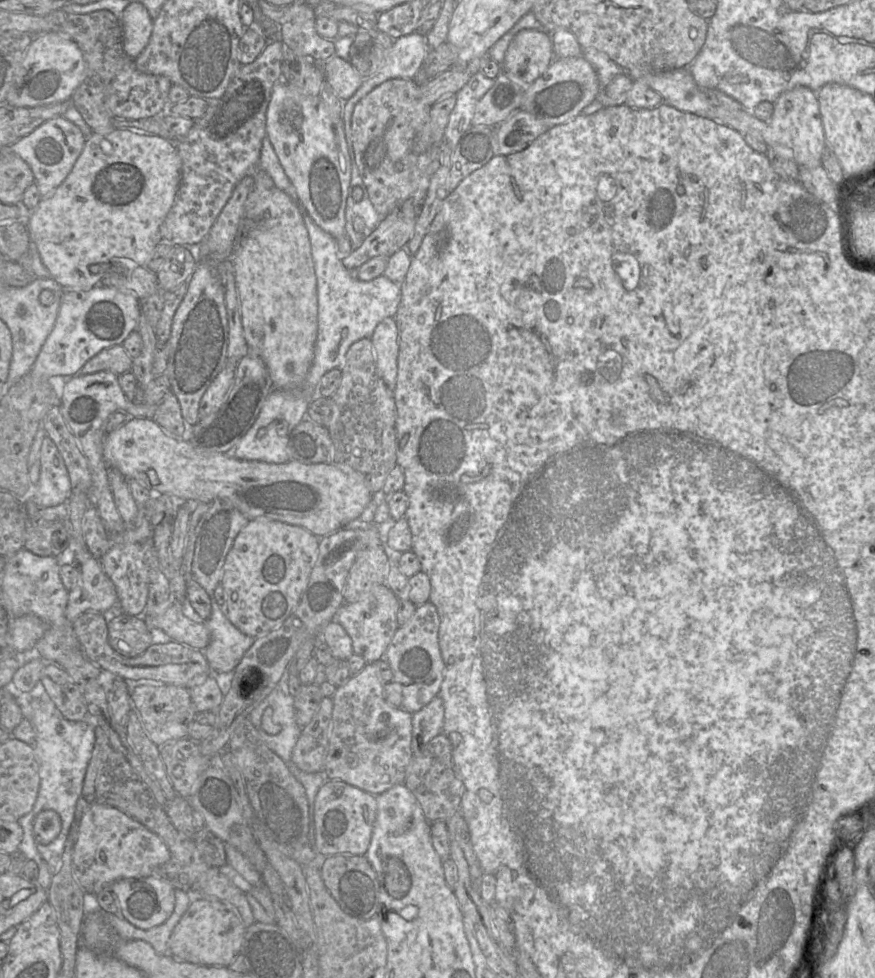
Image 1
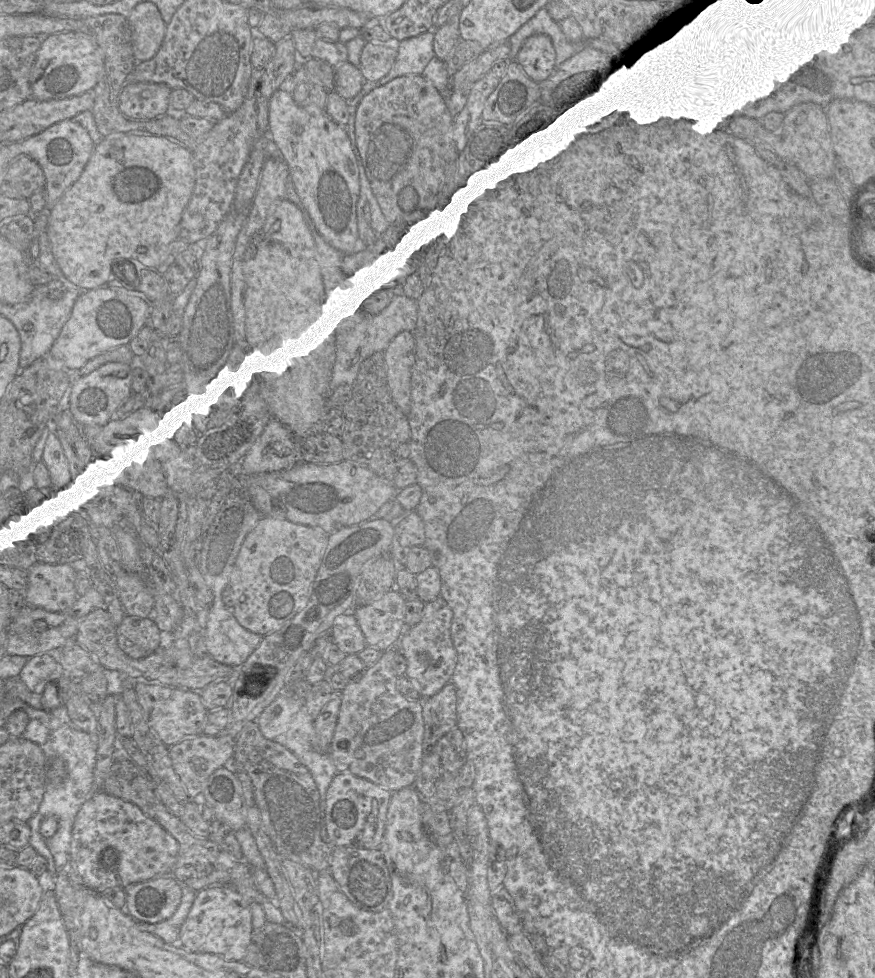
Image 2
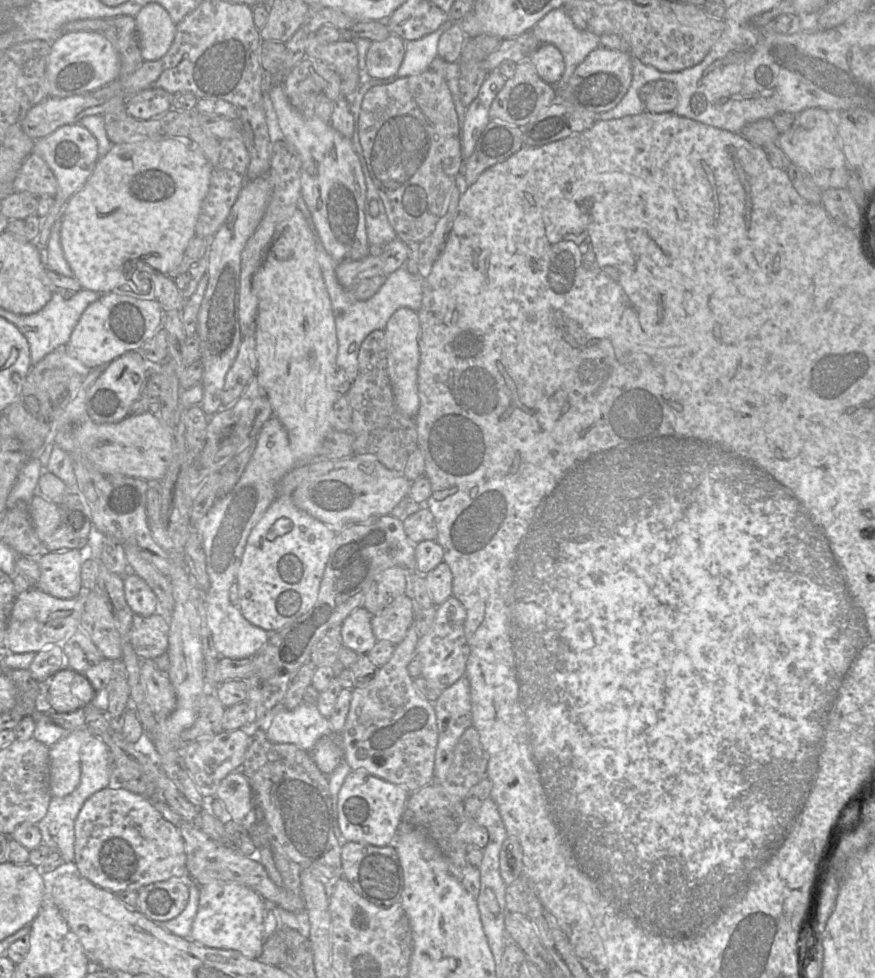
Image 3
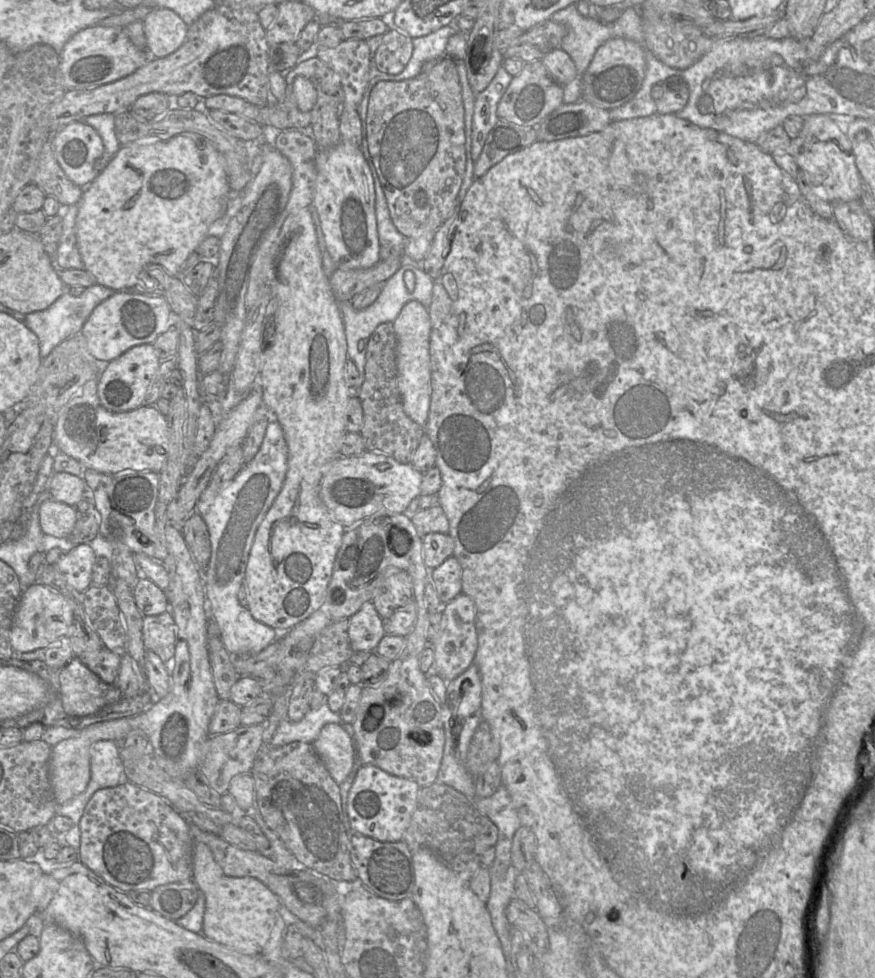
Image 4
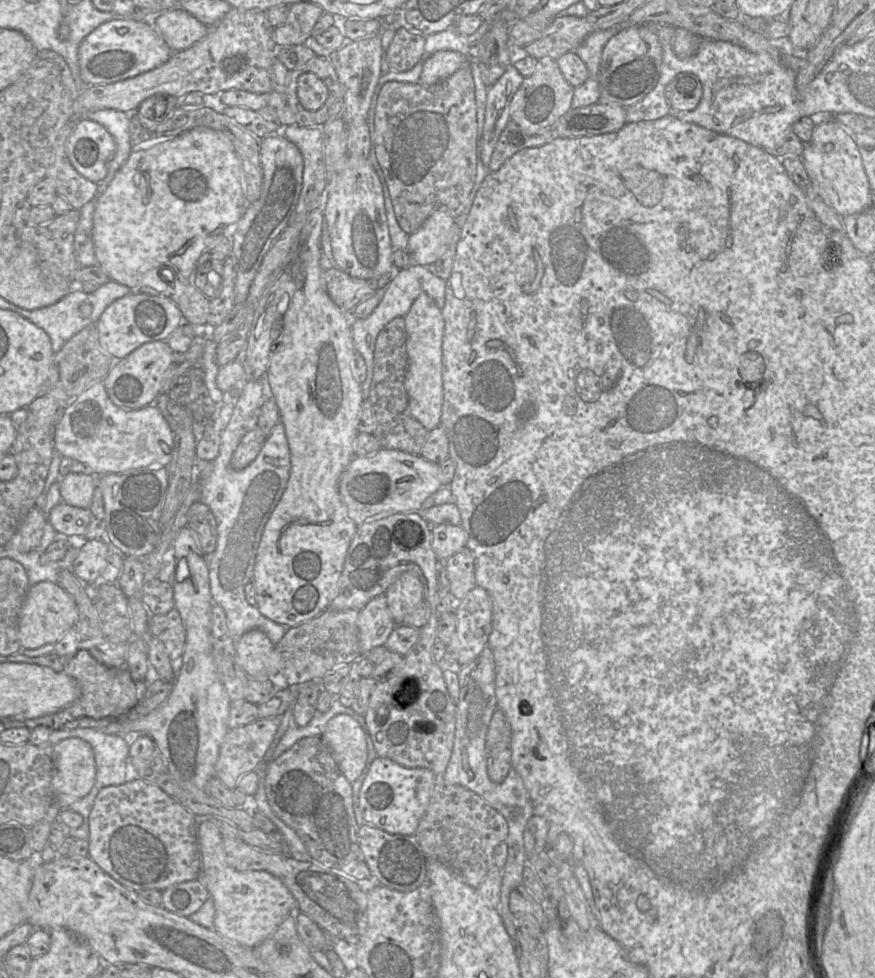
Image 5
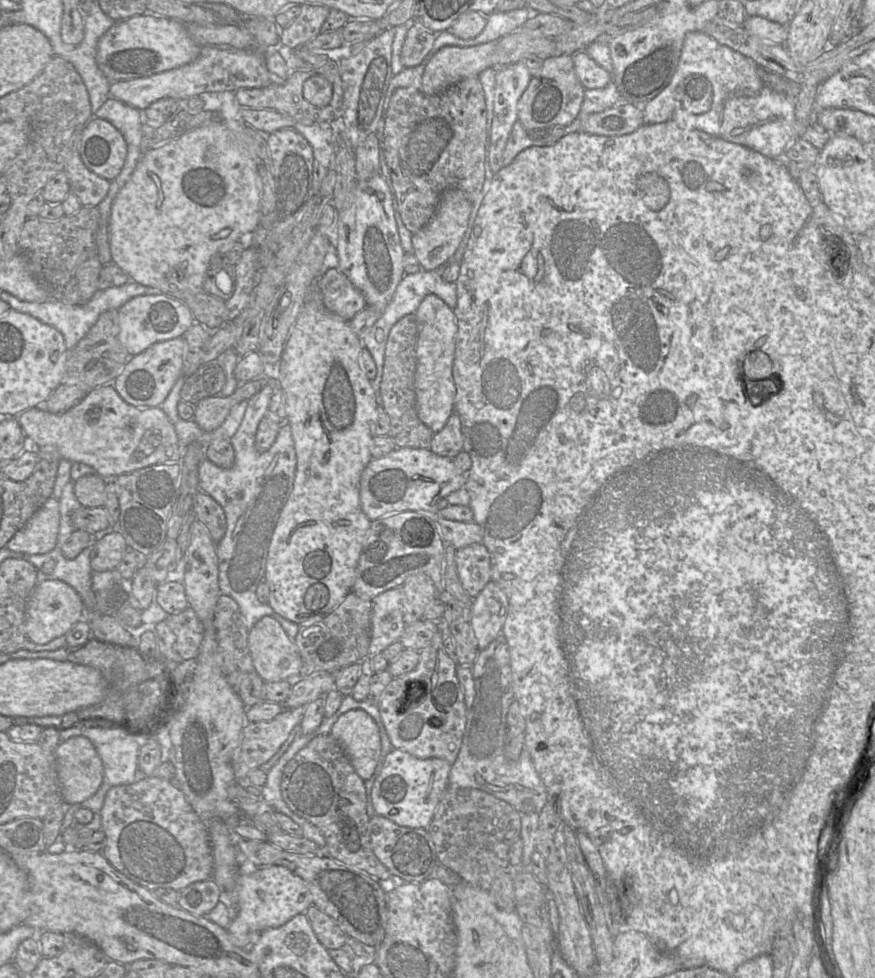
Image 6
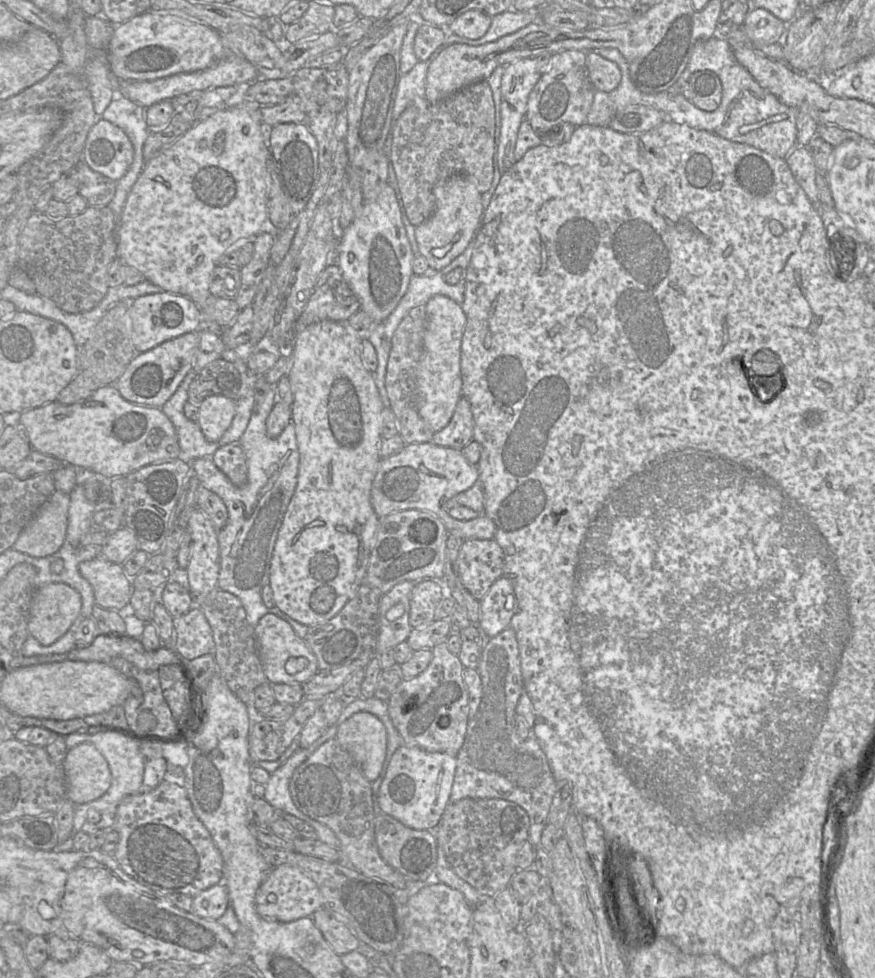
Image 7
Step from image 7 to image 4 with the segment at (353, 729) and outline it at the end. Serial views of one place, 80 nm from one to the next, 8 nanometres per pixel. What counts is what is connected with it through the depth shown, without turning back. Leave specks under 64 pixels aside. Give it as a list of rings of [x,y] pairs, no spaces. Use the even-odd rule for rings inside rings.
[[[343,724],[325,725],[313,746],[332,778],[343,783],[358,762],[352,735]]]

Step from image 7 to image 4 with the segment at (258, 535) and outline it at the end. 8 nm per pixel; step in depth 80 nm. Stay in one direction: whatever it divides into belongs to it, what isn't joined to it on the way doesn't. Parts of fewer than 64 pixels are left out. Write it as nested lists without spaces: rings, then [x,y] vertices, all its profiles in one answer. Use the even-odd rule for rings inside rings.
[[[273,418],[254,458],[223,488],[209,486],[205,489],[196,505],[196,511],[207,525],[211,543],[211,556],[204,572],[206,600],[218,624],[221,642],[234,657],[259,653],[281,634],[255,620],[249,610],[239,603],[237,594],[244,582],[257,528],[280,493],[287,470],[286,439],[280,423]]]

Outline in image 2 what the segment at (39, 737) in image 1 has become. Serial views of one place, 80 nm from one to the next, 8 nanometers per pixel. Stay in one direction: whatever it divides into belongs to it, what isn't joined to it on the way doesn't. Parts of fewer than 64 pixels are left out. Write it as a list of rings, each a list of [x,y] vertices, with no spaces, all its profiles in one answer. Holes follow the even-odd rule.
[[[63,705],[50,710],[50,712],[52,715],[43,723],[48,726],[51,733],[48,741],[42,747],[46,751],[48,759],[52,756],[58,756],[64,759],[67,764],[67,778],[60,784],[49,784],[47,781],[47,786],[39,809],[26,823],[31,830],[29,845],[36,850],[38,855],[47,860],[47,872],[57,873],[58,871],[55,870],[54,859],[47,847],[46,839],[40,833],[40,824],[47,816],[56,816],[58,817],[58,820],[67,821],[69,829],[71,829],[69,835],[71,840],[72,826],[75,822],[77,812],[86,801],[99,792],[99,787],[94,777],[97,757],[97,735],[90,735],[77,728],[70,721],[67,710]]]

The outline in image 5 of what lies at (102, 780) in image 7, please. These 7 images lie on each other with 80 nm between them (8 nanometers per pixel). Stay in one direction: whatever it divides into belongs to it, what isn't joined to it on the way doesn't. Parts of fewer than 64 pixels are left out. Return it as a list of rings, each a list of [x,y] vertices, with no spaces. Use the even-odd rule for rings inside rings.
[[[81,738],[65,739],[53,746],[52,788],[58,807],[66,809],[85,797],[96,781],[92,747]]]

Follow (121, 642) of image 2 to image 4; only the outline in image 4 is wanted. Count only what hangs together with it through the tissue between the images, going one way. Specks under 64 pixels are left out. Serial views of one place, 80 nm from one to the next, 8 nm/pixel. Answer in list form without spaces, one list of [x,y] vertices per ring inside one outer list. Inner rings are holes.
[[[170,611],[144,616],[143,642],[147,651],[156,653],[163,662],[174,657],[176,624]]]

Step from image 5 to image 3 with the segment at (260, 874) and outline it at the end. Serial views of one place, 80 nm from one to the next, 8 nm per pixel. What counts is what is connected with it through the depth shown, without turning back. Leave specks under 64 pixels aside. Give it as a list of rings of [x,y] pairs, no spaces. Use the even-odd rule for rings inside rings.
[[[214,881],[202,885],[189,938],[205,947],[238,951],[249,959],[257,959],[266,940],[264,920],[269,909],[261,895],[241,883]]]

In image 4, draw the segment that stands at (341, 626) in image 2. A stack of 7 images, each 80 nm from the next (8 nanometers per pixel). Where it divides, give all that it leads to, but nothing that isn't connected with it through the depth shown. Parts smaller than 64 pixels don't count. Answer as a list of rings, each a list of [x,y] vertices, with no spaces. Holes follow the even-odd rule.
[[[368,601],[349,618],[348,635],[353,651],[375,651],[386,635],[384,619],[374,604]]]

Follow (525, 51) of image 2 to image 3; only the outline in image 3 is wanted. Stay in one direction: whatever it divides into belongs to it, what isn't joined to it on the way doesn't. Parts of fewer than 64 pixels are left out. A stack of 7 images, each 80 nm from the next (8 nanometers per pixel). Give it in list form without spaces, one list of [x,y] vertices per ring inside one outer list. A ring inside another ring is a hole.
[[[550,43],[541,44],[529,57],[539,77],[550,85],[559,82],[565,70],[563,55]]]

